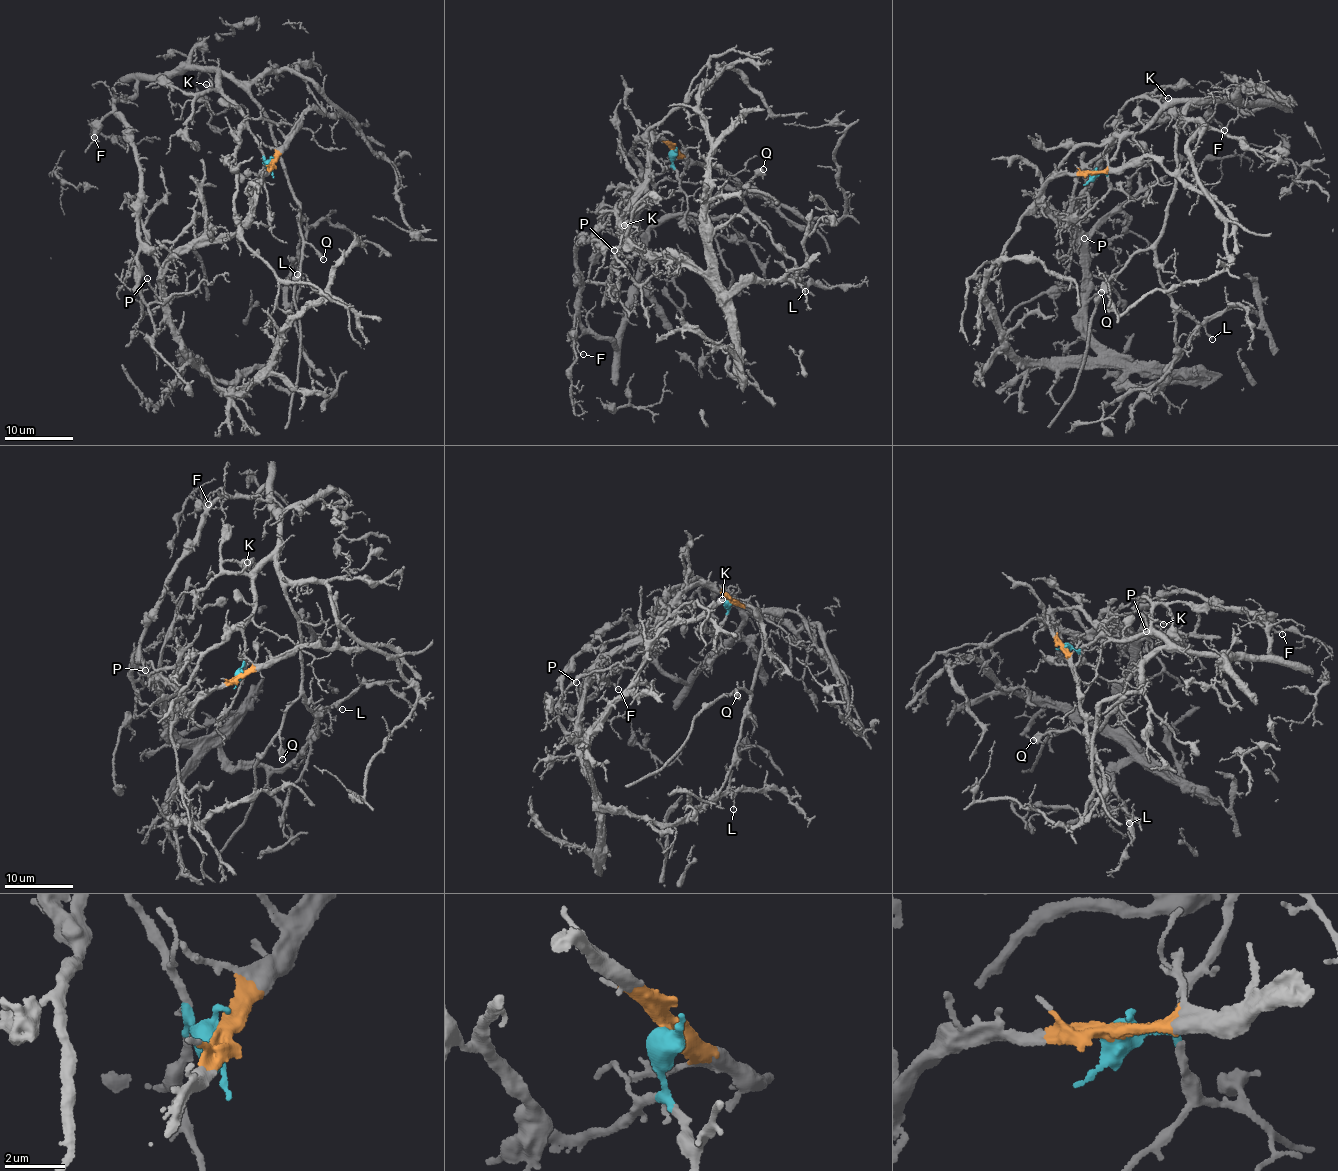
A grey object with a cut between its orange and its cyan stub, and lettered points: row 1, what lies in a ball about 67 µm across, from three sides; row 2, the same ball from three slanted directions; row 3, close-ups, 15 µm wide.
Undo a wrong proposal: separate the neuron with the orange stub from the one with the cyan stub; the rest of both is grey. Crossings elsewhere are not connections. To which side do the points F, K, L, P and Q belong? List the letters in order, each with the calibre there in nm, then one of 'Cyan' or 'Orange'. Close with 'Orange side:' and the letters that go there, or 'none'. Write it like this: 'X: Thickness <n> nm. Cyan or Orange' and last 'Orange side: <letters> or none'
F: Thickness 130 nm. Cyan
K: Thickness 130 nm. Cyan
L: Thickness 130 nm. Orange
P: Thickness 150 nm. Orange
Q: Thickness 360 nm. Cyan
Orange side: L, P

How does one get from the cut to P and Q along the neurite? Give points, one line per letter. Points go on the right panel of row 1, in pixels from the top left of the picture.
P: (1093, 173), (1063, 173), (1047, 182), (1043, 207), (1066, 214), (1079, 227), (1082, 255), (1089, 261), (1084, 238)
Q: (1093, 173), (1102, 173), (1124, 137), (1150, 127), (1165, 108), (1188, 104), (1175, 141), (1166, 224), (1101, 292)

